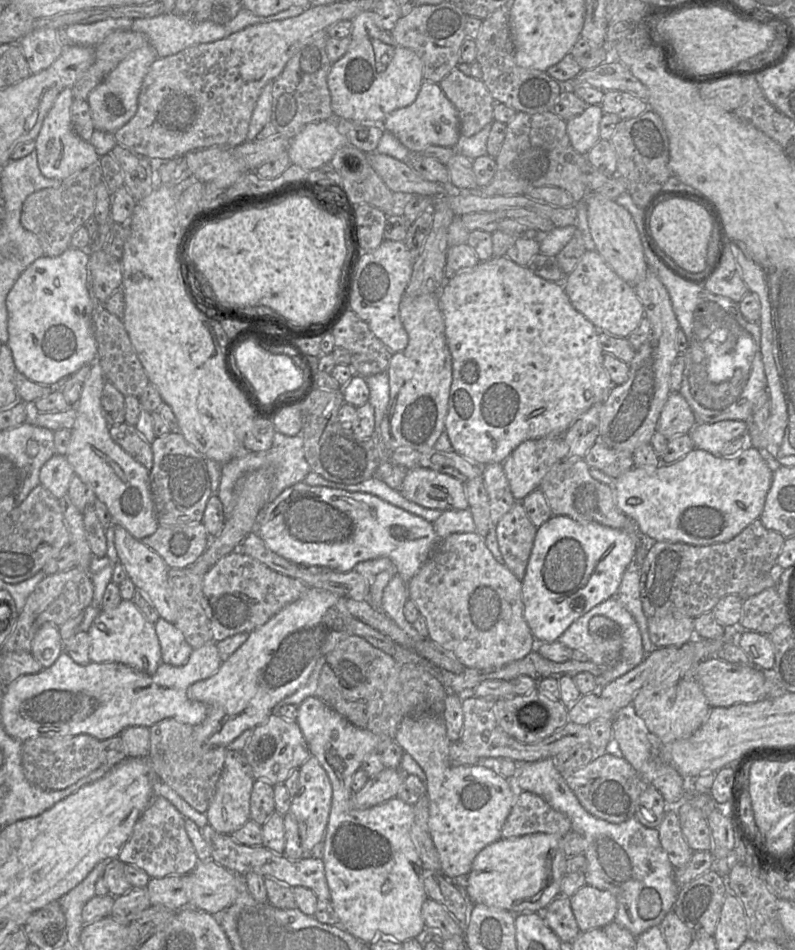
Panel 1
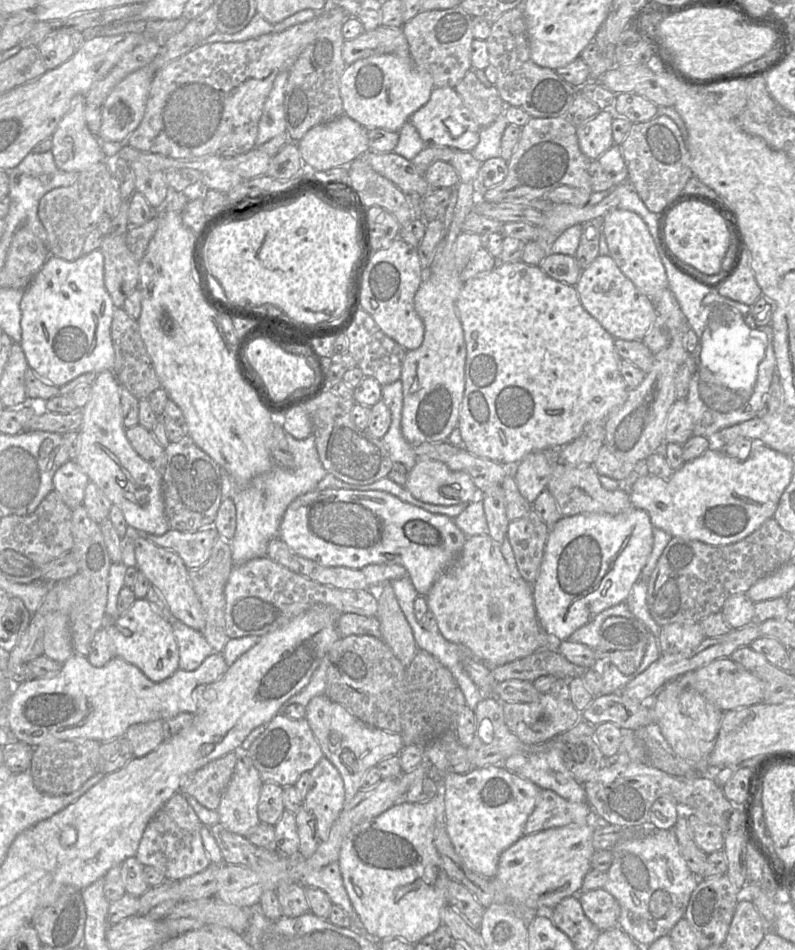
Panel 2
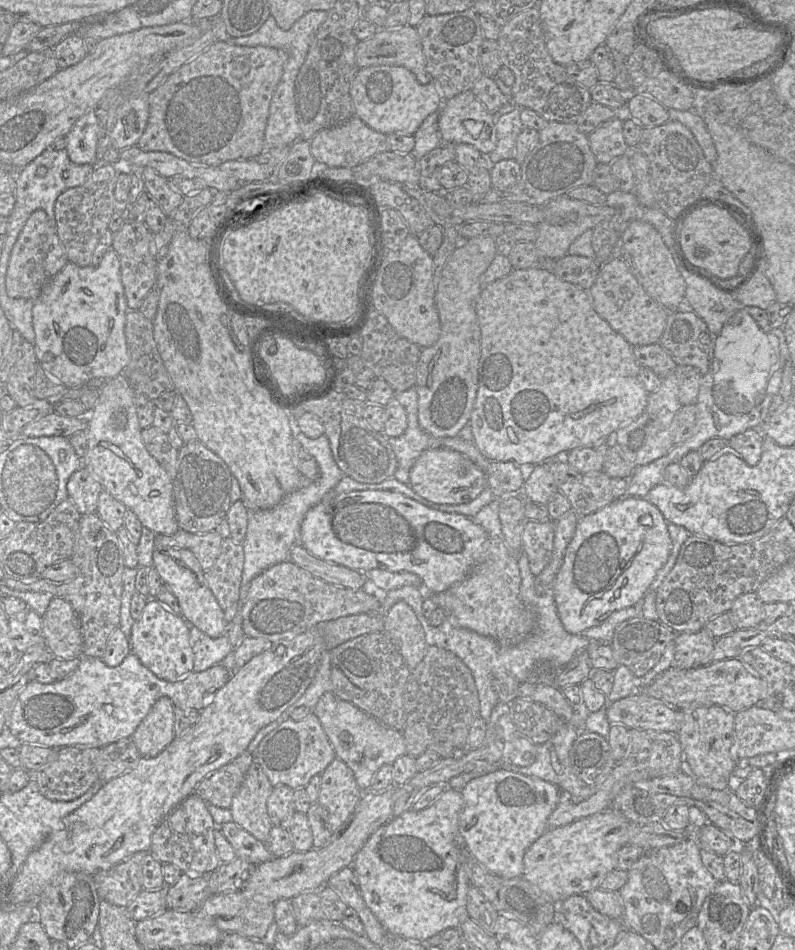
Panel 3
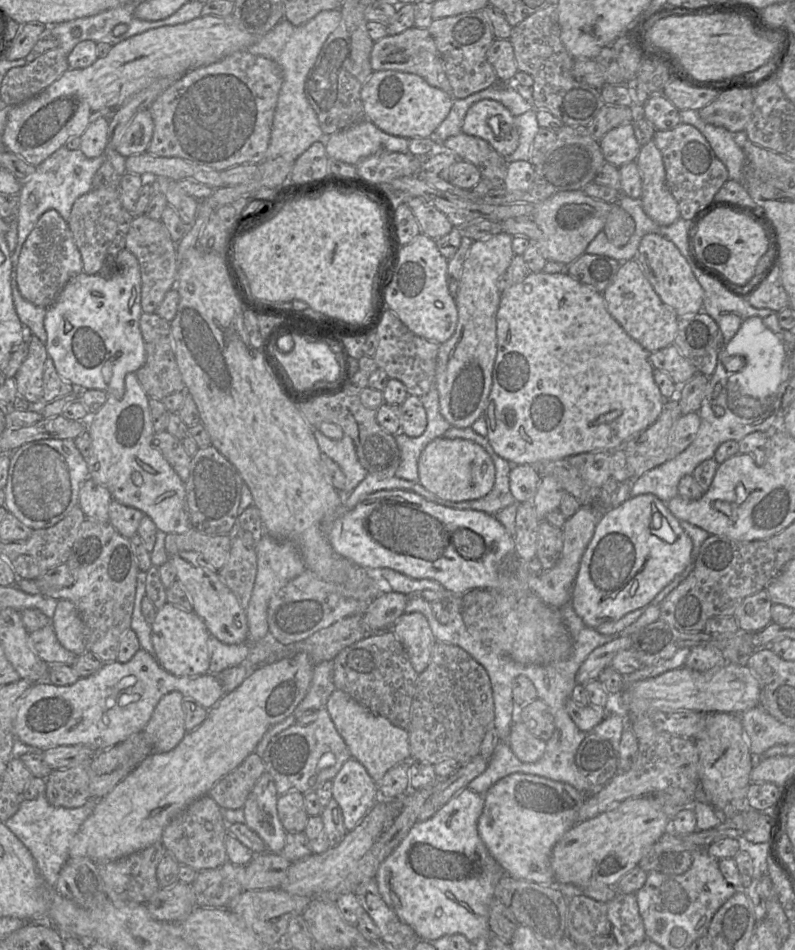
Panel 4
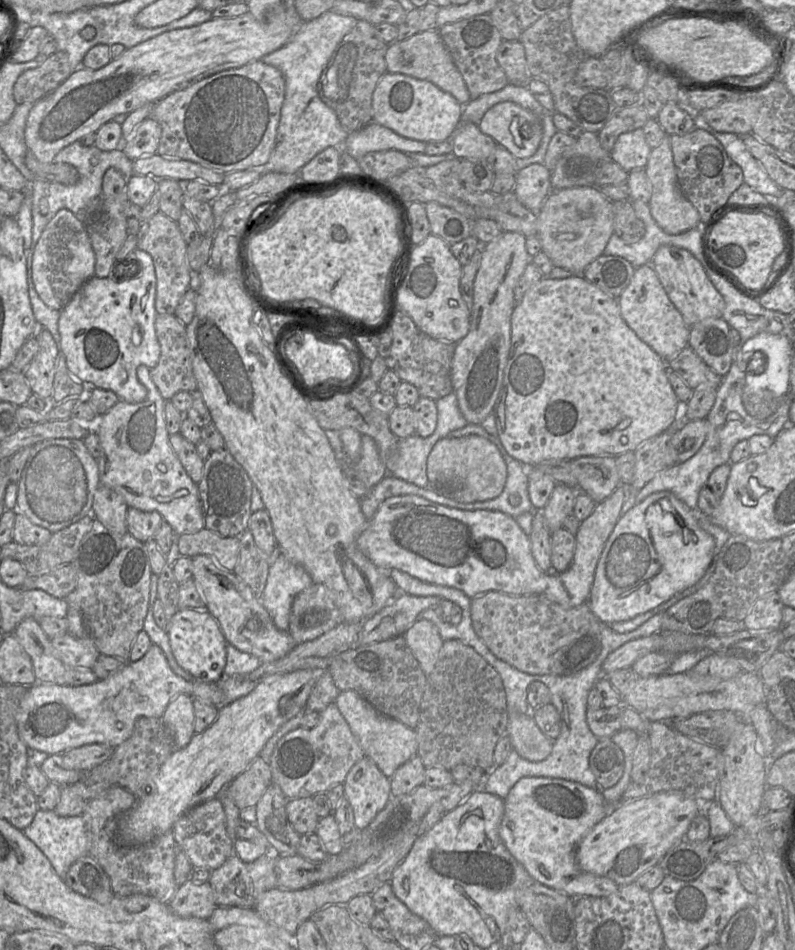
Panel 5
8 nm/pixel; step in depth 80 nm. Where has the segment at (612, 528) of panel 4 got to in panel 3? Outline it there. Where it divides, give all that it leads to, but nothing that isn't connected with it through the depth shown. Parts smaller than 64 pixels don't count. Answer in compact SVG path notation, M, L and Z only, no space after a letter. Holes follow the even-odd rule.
M623 497L595 513L580 516L550 588L567 632L581 634L601 624L613 612L643 599L671 554L668 524L645 497Z

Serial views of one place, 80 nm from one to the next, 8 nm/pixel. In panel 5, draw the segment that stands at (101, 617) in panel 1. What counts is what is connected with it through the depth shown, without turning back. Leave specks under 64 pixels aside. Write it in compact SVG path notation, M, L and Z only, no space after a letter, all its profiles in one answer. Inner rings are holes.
M179 609L170 618L165 631L168 634L170 649L177 664L196 681L217 683L223 677L228 643L218 622L208 611Z

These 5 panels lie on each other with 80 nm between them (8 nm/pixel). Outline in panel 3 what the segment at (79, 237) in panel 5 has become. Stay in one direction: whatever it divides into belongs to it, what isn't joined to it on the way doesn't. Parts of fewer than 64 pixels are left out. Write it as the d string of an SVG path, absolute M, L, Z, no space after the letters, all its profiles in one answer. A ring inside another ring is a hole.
M36 210L27 219L10 252L5 276L6 293L11 297L35 301L48 282L68 263L54 219L44 210Z

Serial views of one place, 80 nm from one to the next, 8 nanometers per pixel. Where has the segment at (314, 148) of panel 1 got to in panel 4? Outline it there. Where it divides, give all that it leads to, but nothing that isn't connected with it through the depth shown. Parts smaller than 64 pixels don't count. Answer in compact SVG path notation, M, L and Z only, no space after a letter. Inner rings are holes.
M368 119L327 136L327 155L350 165L379 152L408 152L409 139L387 134Z

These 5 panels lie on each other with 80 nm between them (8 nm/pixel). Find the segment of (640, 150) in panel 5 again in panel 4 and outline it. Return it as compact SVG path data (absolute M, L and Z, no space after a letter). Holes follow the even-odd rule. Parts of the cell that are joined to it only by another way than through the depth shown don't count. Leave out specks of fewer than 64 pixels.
M631 124L618 126L607 132L599 141L599 146L606 162L616 167L635 162L641 148Z

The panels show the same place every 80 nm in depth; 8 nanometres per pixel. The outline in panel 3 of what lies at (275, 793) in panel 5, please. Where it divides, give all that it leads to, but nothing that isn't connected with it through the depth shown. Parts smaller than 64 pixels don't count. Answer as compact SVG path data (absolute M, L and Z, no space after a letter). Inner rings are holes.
M253 762L229 808L232 822L263 843L274 827L267 811L267 800L273 788L261 767Z

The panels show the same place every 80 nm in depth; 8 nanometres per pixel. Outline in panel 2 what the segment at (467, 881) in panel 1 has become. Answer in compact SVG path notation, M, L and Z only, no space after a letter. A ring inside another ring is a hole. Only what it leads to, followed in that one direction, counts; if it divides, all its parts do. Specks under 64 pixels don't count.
M570 824L523 835L501 853L494 878L502 884L514 902L535 909L539 914L548 912L563 898L580 894L584 877L591 869L592 857L596 852L593 838L600 824Z

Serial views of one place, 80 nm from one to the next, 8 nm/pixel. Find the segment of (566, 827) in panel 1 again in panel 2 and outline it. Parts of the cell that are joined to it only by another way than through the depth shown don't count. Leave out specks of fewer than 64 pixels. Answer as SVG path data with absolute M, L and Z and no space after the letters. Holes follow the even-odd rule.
M542 790L525 823L524 834L531 835L570 824L585 825L592 822L600 821L586 801L571 802L553 791Z

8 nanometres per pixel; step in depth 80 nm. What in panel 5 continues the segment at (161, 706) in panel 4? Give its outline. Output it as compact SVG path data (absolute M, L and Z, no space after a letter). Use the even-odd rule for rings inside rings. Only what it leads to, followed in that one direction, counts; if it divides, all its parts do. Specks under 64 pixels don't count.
M179 694L174 697L165 709L161 720L173 736L176 748L186 746L194 731L193 697Z

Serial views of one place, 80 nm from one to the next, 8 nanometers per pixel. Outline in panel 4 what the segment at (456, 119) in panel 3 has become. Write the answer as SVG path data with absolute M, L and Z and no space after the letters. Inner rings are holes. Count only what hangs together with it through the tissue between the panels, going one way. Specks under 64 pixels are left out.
M484 99L467 111L461 132L486 140L499 154L512 154L519 144L515 116L500 102Z

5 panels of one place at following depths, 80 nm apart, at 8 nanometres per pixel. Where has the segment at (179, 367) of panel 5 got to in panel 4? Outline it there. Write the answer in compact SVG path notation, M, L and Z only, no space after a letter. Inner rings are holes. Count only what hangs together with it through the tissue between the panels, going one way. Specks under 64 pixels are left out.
M143 312L139 325L144 340L146 359L135 375L149 399L162 401L174 392L185 391L185 384L173 350L170 322L157 314Z

